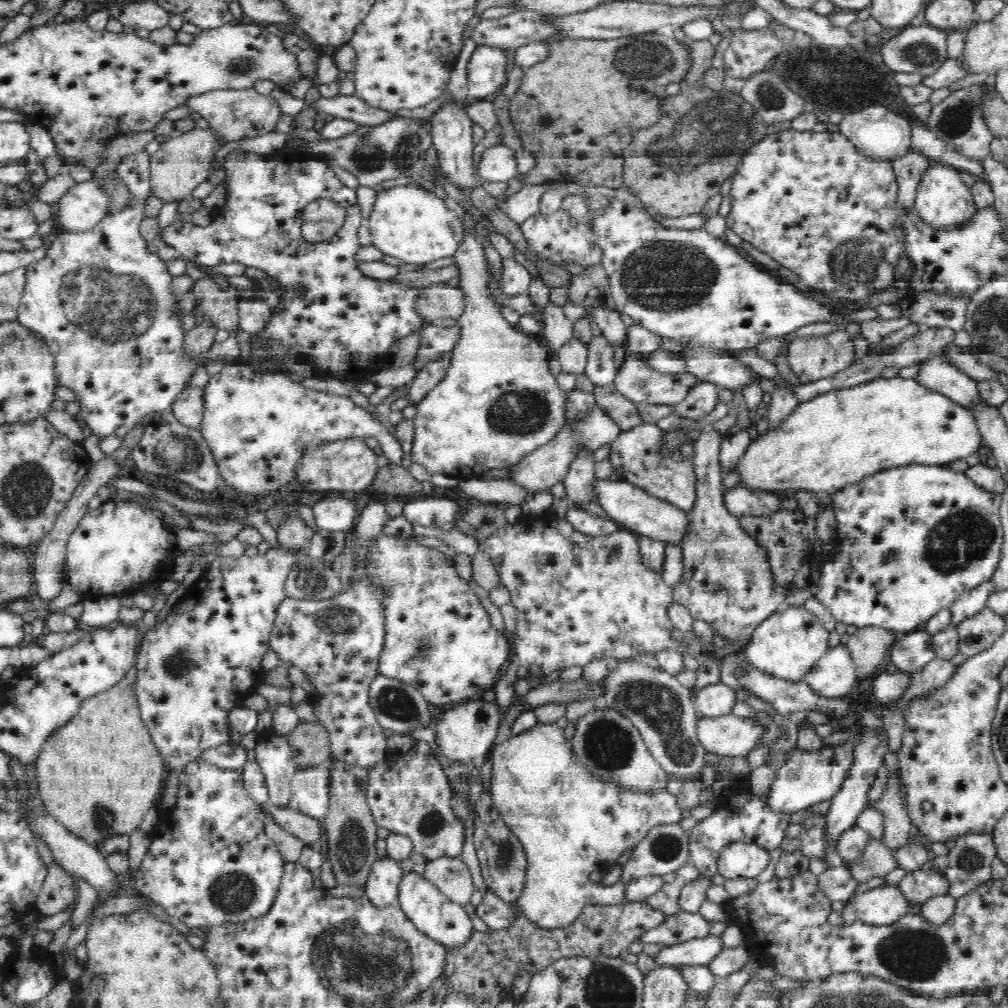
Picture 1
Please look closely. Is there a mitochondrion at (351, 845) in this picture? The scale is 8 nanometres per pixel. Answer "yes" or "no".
yes

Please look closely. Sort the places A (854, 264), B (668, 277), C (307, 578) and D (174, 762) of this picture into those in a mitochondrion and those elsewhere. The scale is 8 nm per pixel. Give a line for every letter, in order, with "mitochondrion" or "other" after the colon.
A: mitochondrion
B: mitochondrion
C: mitochondrion
D: other

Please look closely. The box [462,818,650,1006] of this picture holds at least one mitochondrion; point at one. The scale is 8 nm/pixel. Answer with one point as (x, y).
(505, 852)

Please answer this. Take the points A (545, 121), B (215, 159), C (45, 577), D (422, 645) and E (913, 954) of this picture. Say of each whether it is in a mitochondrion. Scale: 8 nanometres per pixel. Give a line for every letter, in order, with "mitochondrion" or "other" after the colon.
A: other
B: other
C: other
D: mitochondrion
E: mitochondrion

